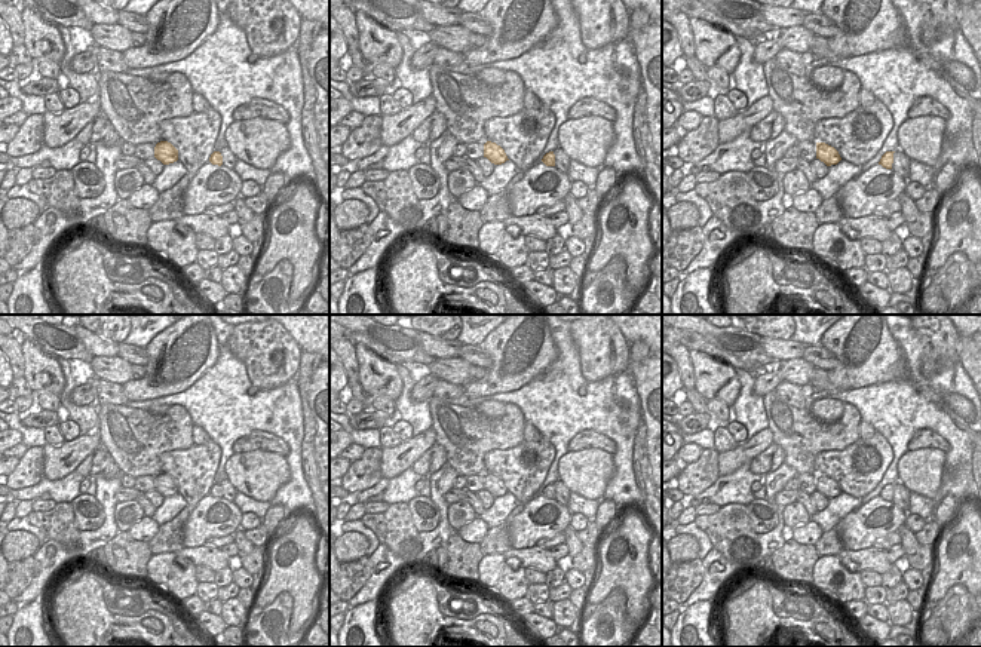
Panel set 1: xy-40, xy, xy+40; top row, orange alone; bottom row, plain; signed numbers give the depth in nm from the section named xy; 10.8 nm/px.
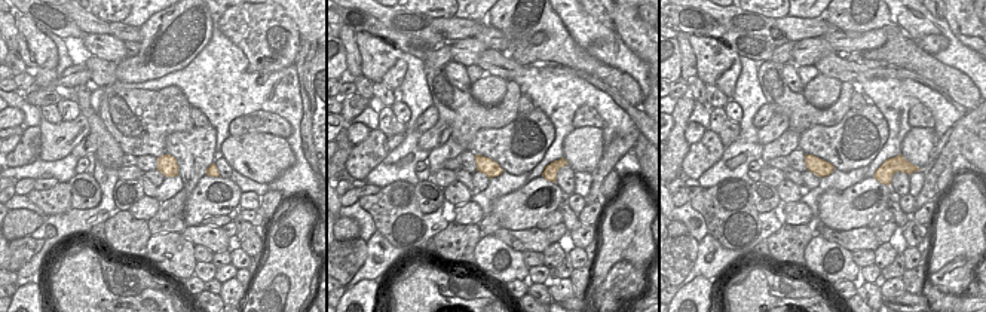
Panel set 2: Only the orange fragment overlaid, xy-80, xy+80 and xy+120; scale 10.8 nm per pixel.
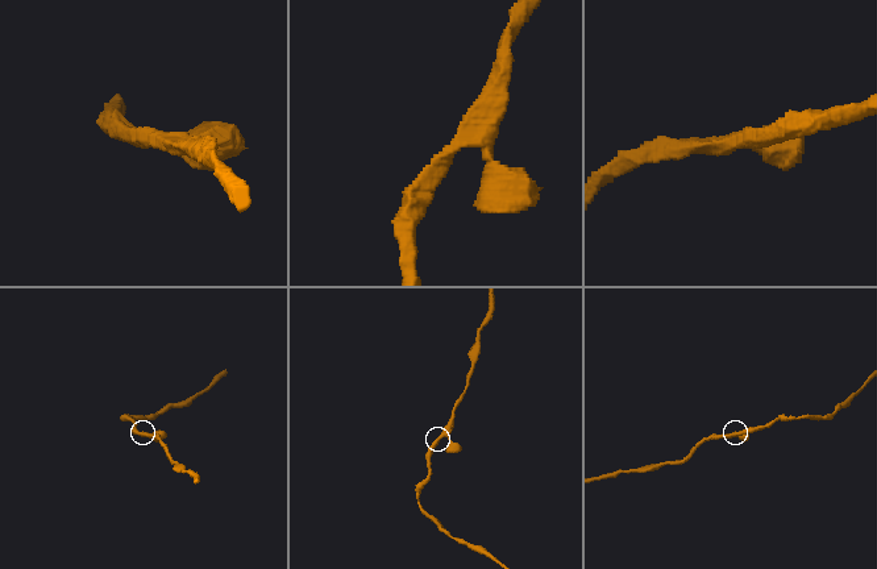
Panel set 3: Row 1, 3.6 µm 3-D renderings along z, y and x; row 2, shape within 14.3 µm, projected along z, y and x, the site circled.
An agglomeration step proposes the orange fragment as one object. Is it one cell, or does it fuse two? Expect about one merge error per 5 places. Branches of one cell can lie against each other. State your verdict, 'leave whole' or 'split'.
leave whole

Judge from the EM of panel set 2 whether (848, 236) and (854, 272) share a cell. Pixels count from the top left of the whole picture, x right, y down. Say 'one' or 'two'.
two

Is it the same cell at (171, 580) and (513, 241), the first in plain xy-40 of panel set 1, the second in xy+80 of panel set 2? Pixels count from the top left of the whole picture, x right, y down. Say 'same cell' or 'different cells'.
different cells

